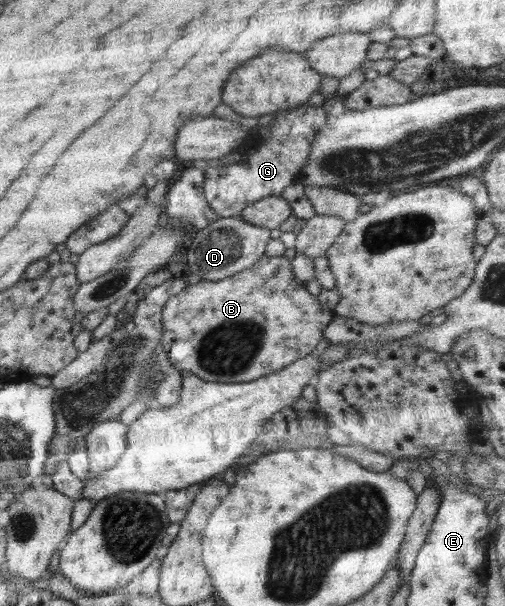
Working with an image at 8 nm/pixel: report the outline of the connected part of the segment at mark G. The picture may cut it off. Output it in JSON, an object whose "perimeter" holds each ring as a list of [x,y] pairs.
{"perimeter":[[[310,104],[301,105],[295,110],[282,110],[274,113],[273,122],[268,124],[269,136],[261,140],[261,146],[253,151],[246,161],[239,163],[237,160],[225,164],[222,167],[207,167],[204,170],[205,202],[211,208],[212,214],[221,218],[241,216],[241,211],[246,206],[261,200],[267,196],[279,196],[284,188],[293,184],[295,176],[302,172],[302,166],[309,156],[312,142],[322,126],[325,126],[328,112],[321,107],[313,107]]]}

